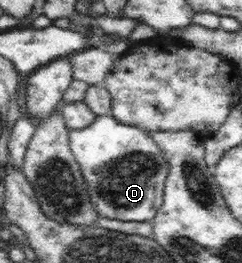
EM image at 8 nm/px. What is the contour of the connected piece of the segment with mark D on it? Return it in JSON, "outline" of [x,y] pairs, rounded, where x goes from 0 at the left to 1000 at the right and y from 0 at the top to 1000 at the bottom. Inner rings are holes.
{"outline":[[[459,433],[401,441],[393,456],[335,494],[281,498],[289,567],[331,627],[351,700],[364,707],[372,768],[417,825],[504,837],[508,844],[607,844],[640,829],[678,757],[678,700],[694,665],[698,627],[665,570],[616,521],[616,498],[550,475],[500,471]]]}

